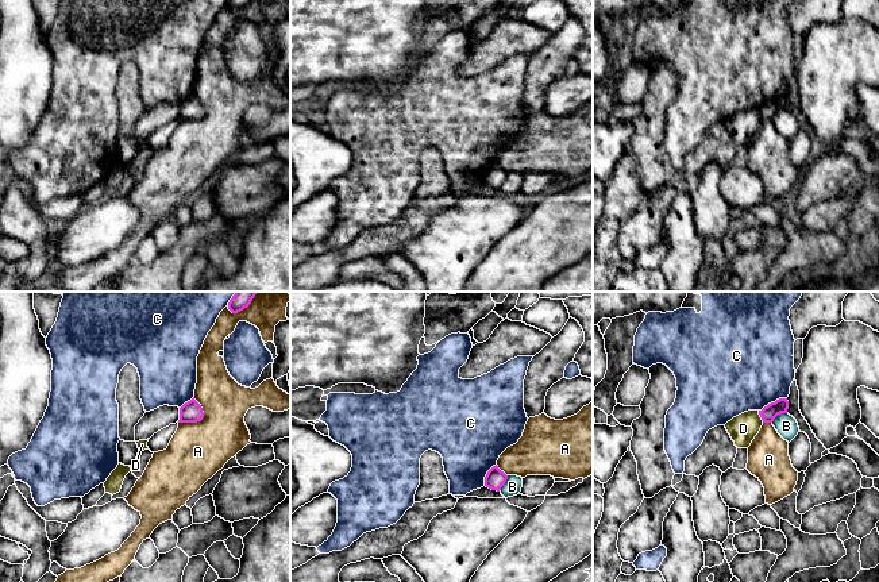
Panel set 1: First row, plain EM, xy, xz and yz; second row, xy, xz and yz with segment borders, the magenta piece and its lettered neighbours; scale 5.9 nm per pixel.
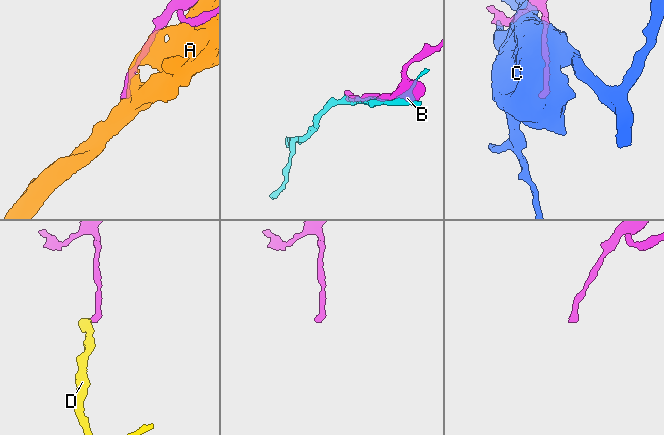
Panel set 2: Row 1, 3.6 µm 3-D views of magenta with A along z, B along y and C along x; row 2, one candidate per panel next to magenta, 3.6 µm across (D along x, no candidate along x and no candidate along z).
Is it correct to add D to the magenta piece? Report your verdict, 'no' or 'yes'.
no

